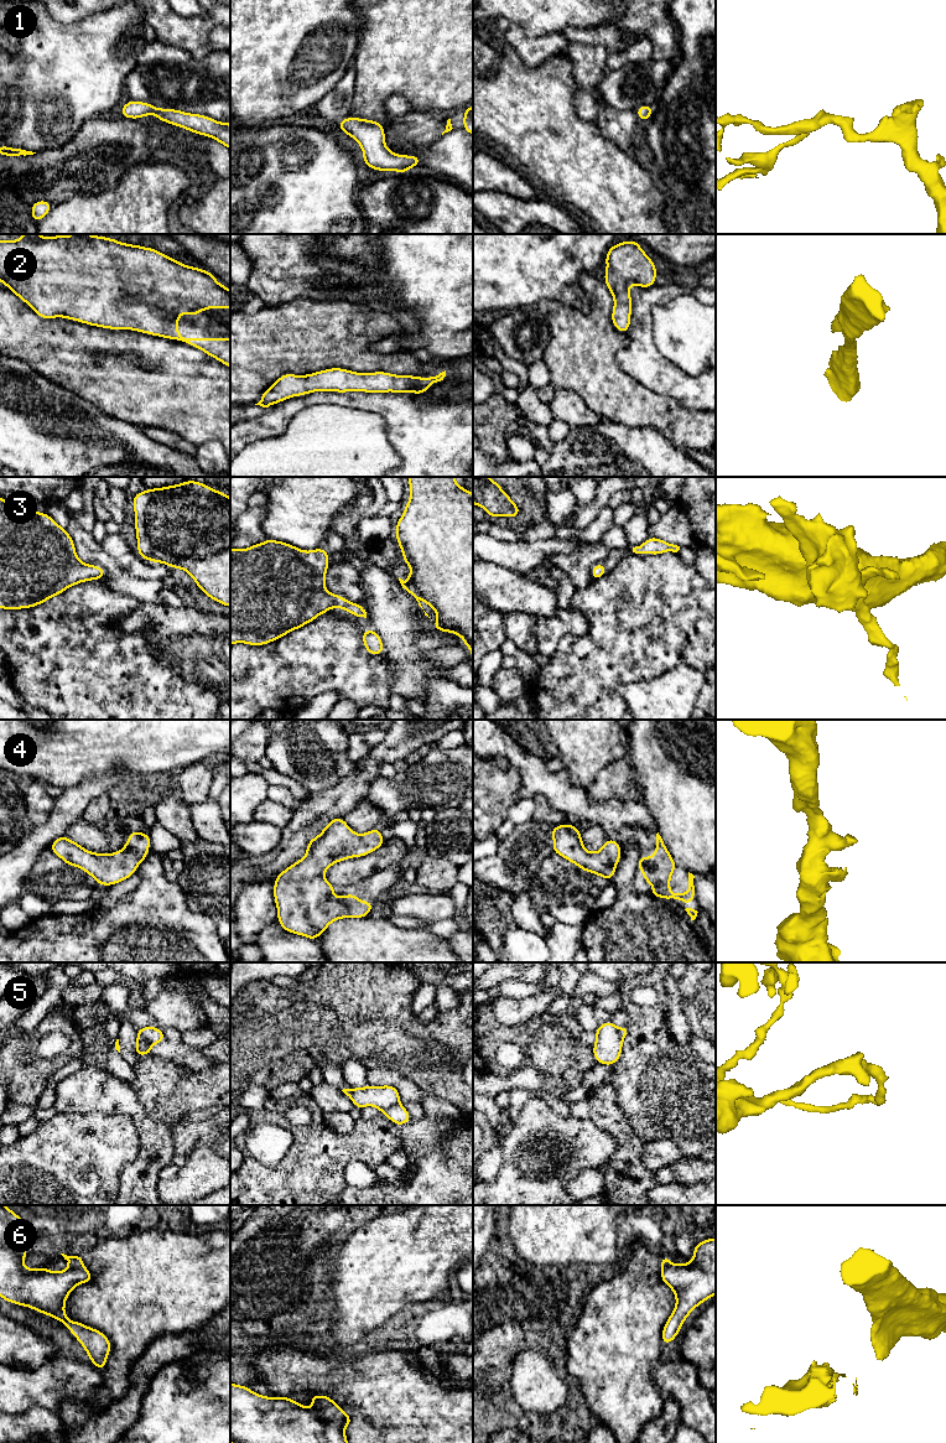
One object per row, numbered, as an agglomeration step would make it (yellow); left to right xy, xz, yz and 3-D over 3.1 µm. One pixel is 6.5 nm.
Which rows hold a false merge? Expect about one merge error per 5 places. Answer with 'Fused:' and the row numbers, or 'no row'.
Fused: 5, 6

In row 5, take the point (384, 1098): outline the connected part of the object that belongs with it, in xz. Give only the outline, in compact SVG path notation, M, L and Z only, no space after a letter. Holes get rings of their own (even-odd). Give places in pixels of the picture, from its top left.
M367 1085L362 1089L343 1089L342 1091L353 1101L354 1106L360 1110L365 1106L375 1106L380 1112L384 1112L396 1104L400 1104L399 1090L393 1085Z

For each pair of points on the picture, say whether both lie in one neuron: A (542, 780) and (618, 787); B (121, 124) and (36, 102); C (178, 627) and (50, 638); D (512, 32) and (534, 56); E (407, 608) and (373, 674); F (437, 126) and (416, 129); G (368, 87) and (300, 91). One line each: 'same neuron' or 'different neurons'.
A: different neurons
B: different neurons
C: different neurons
D: same neuron
E: different neurons
F: same neuron
G: different neurons

